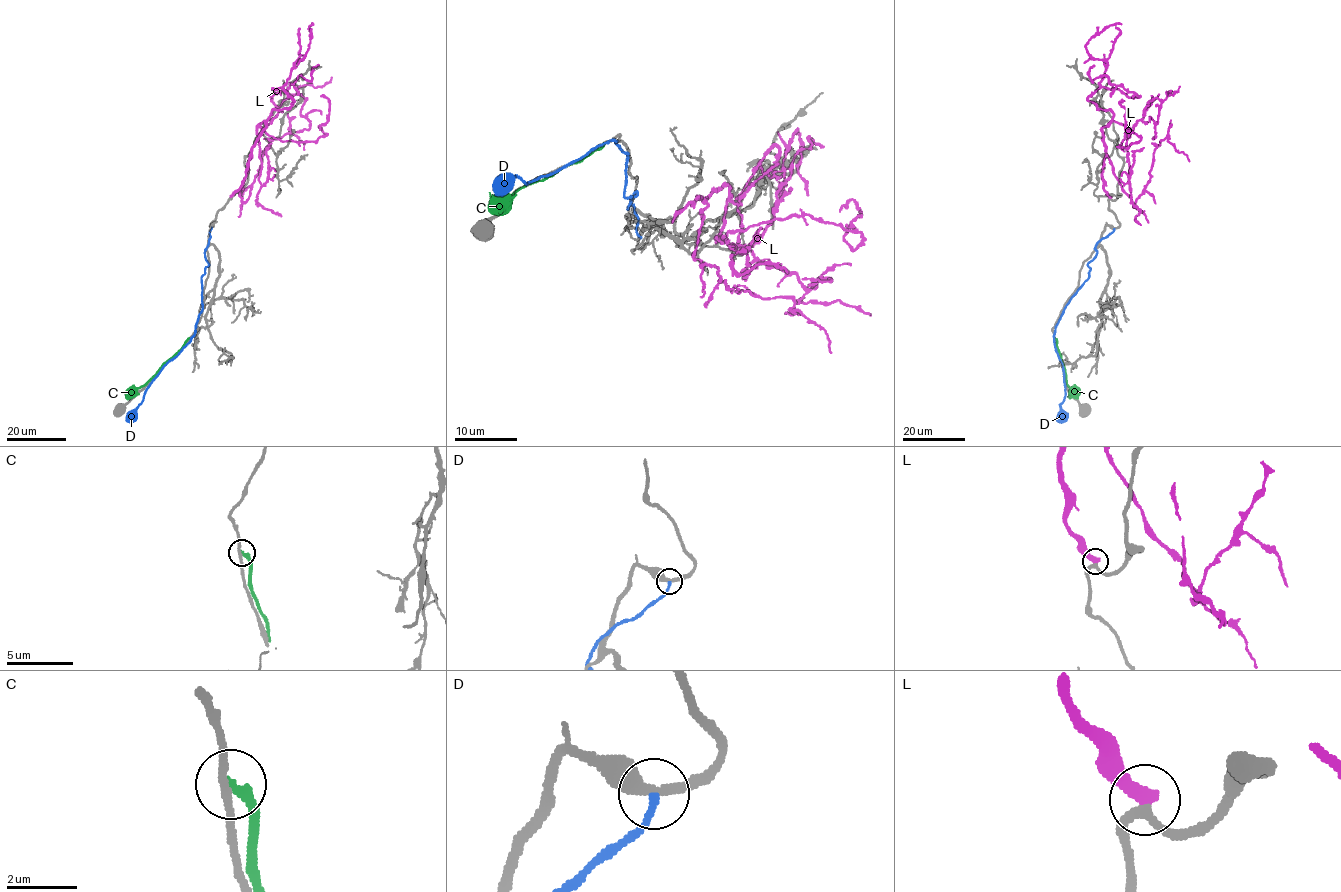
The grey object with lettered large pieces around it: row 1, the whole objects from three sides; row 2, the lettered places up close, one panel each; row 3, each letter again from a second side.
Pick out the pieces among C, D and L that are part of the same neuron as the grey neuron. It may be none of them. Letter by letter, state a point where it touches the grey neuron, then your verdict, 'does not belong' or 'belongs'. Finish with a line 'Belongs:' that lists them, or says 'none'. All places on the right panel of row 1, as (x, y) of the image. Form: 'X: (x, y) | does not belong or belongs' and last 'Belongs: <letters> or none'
C: (1055, 338) | does not belong
D: (1114, 228) | does not belong
L: (1110, 197) | does not belong
Belongs: none

